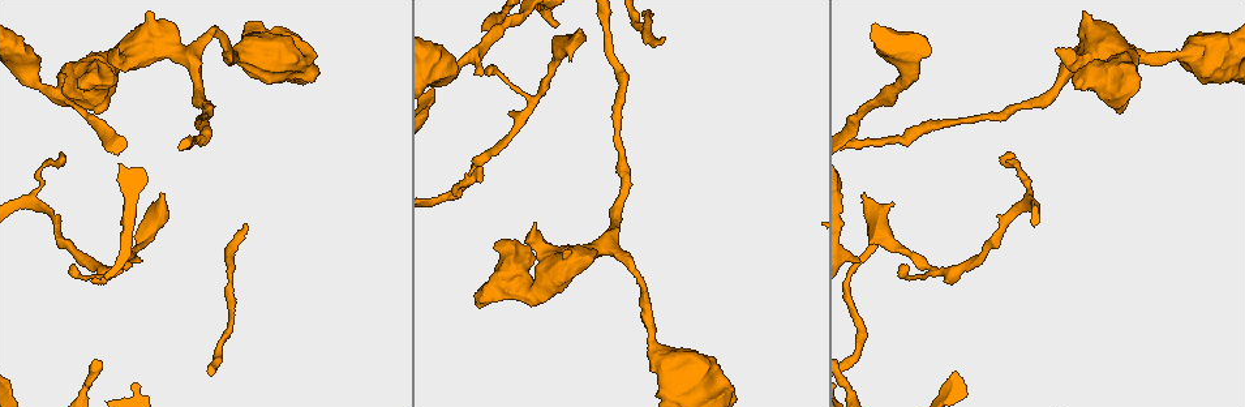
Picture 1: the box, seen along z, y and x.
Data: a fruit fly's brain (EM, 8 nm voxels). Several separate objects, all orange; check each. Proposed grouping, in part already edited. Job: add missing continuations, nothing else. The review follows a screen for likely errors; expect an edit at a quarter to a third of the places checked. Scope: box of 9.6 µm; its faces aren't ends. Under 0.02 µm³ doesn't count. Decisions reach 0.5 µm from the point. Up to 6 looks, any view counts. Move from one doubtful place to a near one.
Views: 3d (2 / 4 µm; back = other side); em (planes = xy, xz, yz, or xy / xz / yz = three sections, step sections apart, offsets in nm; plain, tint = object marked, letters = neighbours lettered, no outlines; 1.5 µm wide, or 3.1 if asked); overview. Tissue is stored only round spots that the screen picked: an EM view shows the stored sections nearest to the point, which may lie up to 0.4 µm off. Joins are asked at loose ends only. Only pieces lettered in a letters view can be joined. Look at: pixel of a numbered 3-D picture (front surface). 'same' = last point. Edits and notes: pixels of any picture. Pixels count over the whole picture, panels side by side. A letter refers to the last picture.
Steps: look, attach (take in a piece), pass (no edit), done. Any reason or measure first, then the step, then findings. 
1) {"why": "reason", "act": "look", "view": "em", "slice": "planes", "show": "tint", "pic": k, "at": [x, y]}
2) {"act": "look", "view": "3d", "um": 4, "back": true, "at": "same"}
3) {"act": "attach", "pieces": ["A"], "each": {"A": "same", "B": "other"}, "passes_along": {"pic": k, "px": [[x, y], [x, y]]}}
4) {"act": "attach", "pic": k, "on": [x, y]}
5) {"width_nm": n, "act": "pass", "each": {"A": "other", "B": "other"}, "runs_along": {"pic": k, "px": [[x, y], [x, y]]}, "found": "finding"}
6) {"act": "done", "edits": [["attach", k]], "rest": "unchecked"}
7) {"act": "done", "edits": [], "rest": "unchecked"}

{"why": "long arm stops here", "act": "look", "view": "em", "slice": "planes", "show": "letters", "pic": 1, "at": [662, 37]}

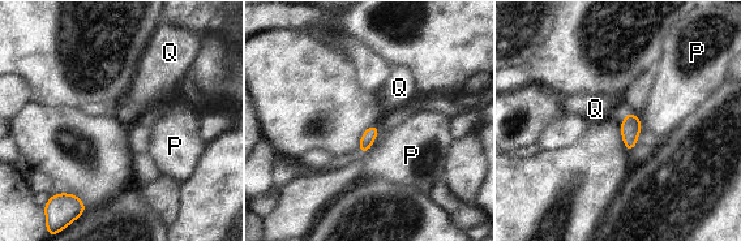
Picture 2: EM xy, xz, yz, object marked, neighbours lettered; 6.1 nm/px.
{"act": "attach", "pieces": ["Q"], "each": {"P": "other", "Q": "same"}, "passes_along": {"pic": 2, "px": [[630, 127], [624, 117], [595, 108]]}, "found": "the neuron continues"}

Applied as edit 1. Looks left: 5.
{"why": "see it whole again", "act": "look", "view": "overview"}

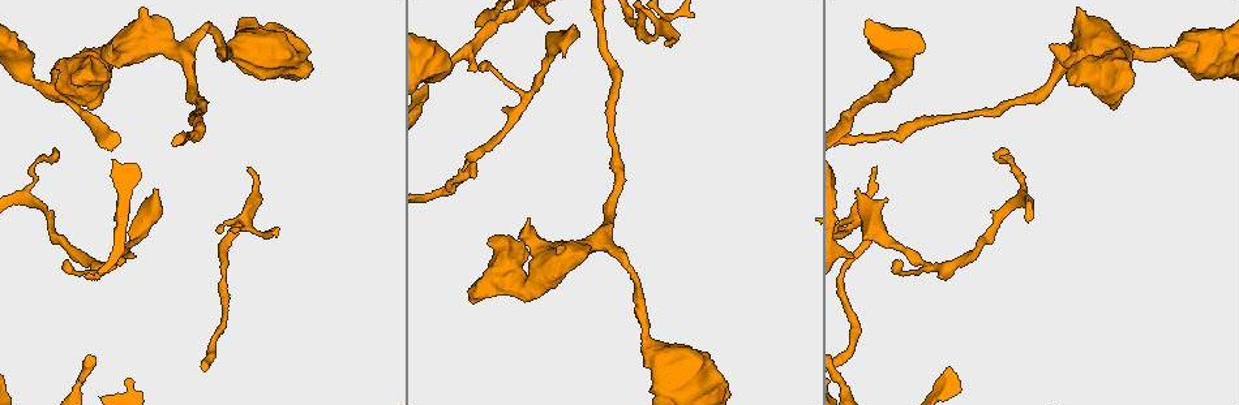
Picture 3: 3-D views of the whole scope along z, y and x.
{"act": "look", "view": "em", "slice": "planes", "show": "plain", "pic": 3, "at": [572, 26]}

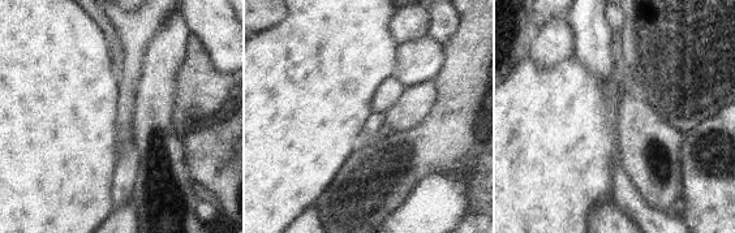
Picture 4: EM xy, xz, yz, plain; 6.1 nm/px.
{"why": "where the object lies", "act": "look", "view": "em", "slice": "planes", "show": "tint", "at": "same"}

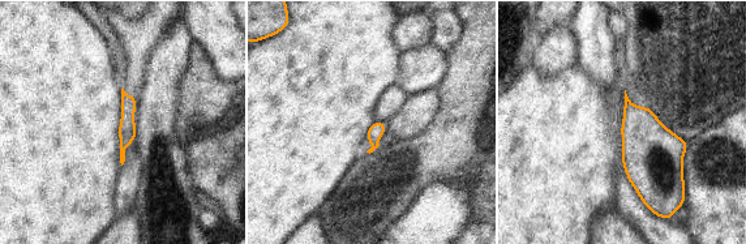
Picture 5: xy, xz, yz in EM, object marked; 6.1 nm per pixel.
{"act": "look", "view": "em", "slice": "planes", "show": "letters", "at": "same"}

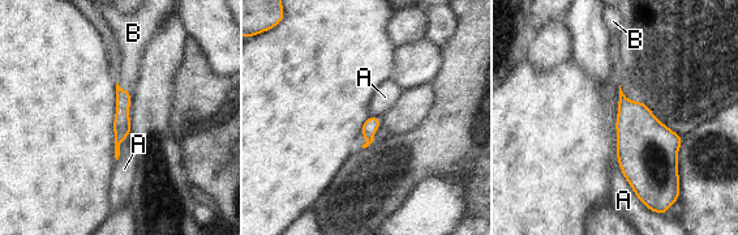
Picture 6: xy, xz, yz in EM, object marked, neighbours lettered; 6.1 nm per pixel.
{"longest_contact_nm": ["A", 320], "act": "attach", "pieces": ["B"], "each": {"A": "other", "B": "same"}, "found": "the neuron continues"}

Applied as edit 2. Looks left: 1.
{"why": "an open end", "act": "look", "view": "em", "slice": "planes", "show": "letters", "pic": 3, "at": [475, 70]}

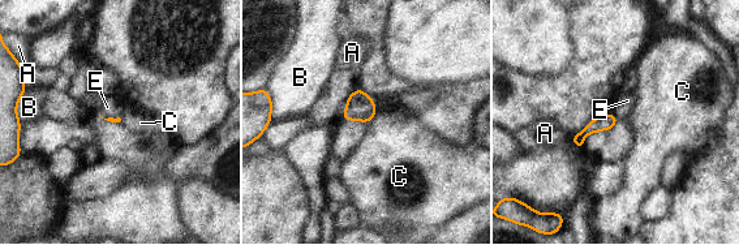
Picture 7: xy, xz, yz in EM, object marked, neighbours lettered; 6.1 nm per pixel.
{"longest_contact_nm": ["A", 120], "act": "pass", "each": {"A": "other", "B": "other", "C": "other", "E": "other"}, "found": "no lettered piece goes on from it"}

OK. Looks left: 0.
{"act": "done", "edits": [["attach", 2], ["attach", 6]], "rest": "unchecked"}

